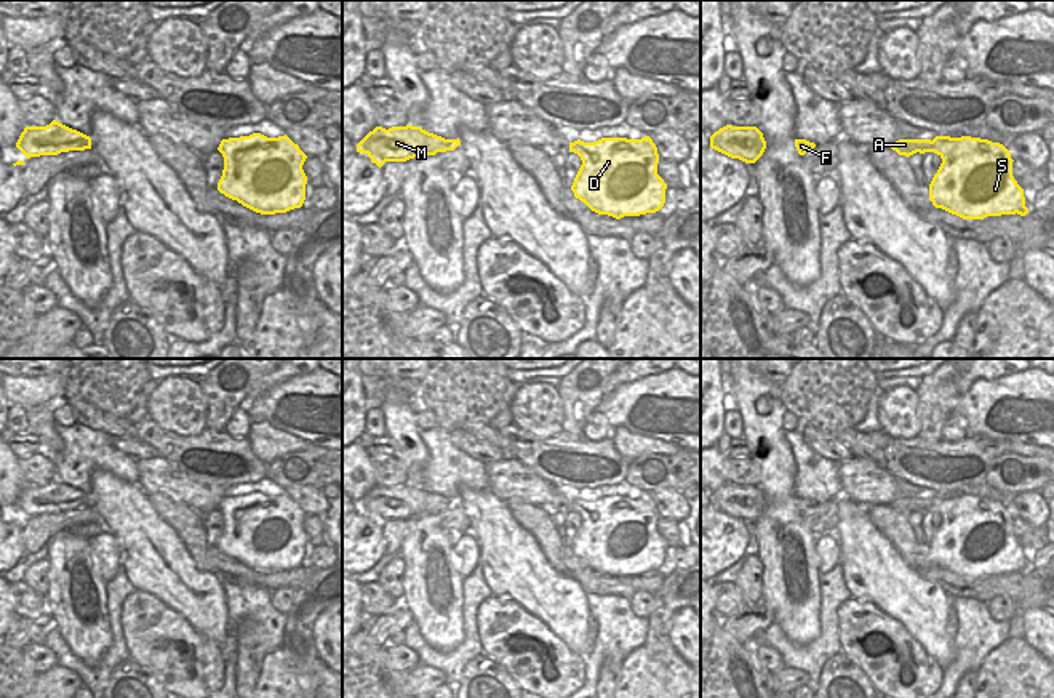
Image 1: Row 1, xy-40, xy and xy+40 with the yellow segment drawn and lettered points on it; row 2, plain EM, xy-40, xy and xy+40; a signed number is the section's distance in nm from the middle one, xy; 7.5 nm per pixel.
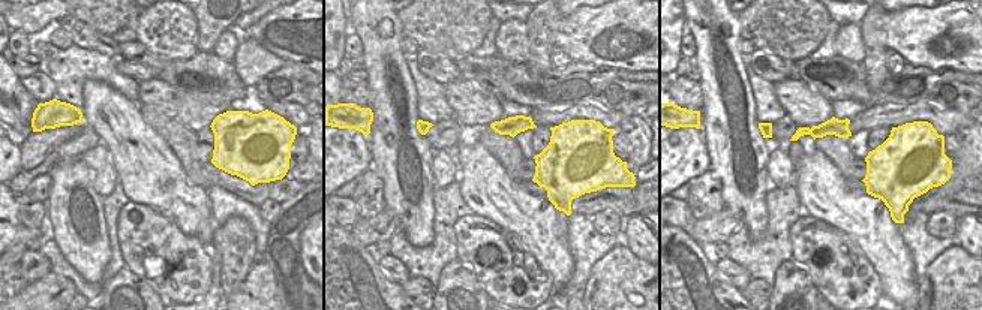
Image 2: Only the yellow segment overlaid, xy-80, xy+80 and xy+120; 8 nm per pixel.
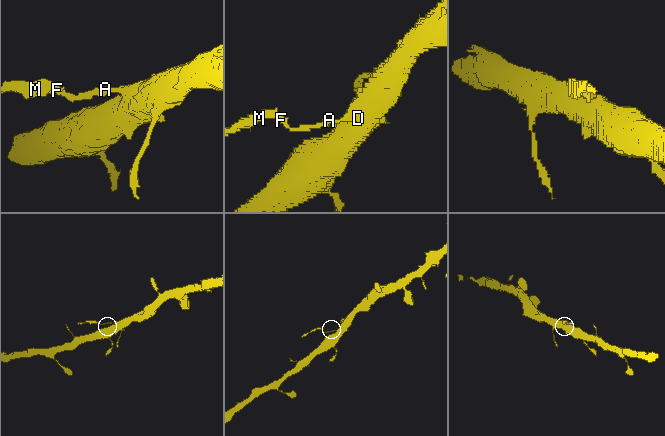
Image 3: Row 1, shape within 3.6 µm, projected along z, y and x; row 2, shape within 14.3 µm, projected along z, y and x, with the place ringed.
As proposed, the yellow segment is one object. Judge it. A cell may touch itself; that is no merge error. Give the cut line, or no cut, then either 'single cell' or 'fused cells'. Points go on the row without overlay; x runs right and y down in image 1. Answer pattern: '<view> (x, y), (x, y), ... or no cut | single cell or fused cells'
xy+40 (933, 500), (928, 509) | fused cells

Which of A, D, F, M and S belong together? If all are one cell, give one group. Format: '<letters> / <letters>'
A F M / D S

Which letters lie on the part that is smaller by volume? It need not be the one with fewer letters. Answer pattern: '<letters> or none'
A, F, M

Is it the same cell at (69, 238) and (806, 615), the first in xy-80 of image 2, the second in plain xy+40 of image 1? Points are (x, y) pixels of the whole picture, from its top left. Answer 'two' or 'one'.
one

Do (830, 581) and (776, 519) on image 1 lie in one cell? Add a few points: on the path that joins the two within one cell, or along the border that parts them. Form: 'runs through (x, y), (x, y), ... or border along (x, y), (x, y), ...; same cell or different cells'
border along (818, 573), (819, 612); different cells

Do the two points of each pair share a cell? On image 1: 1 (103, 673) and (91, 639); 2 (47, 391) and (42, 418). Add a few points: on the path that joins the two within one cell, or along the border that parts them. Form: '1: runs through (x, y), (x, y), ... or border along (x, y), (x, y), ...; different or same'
1: border along (109, 625), (111, 645), (93, 666), (66, 644); different
2: border along (39, 405), (26, 410); different

